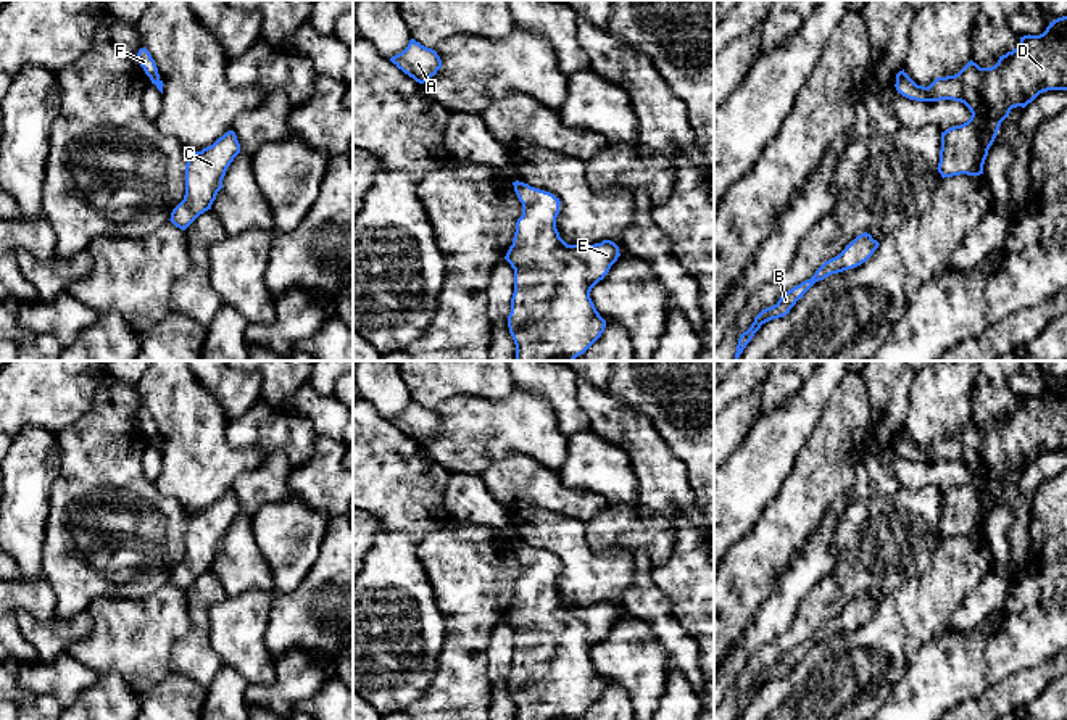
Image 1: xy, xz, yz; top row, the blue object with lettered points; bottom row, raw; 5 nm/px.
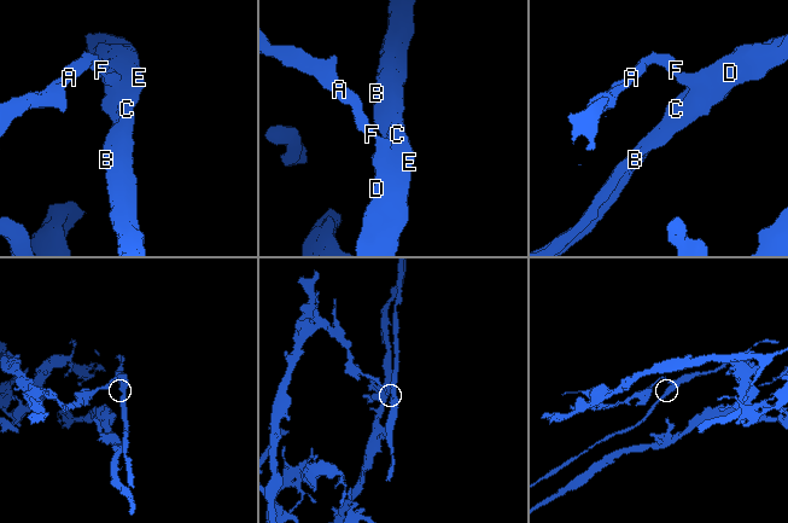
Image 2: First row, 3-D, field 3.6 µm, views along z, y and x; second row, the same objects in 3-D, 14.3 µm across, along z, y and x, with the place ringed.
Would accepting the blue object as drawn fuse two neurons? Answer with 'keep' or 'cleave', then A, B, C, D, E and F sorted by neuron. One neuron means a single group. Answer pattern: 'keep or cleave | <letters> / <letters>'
cleave | A F / B C D E

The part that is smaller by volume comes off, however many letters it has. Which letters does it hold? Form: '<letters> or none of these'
B, C, D, E

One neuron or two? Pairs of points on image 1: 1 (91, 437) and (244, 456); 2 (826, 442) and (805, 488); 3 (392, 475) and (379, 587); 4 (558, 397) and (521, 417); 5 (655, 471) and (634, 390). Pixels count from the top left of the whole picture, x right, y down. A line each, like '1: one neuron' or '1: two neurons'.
1: two neurons
2: one neuron
3: one neuron
4: two neurons
5: two neurons

